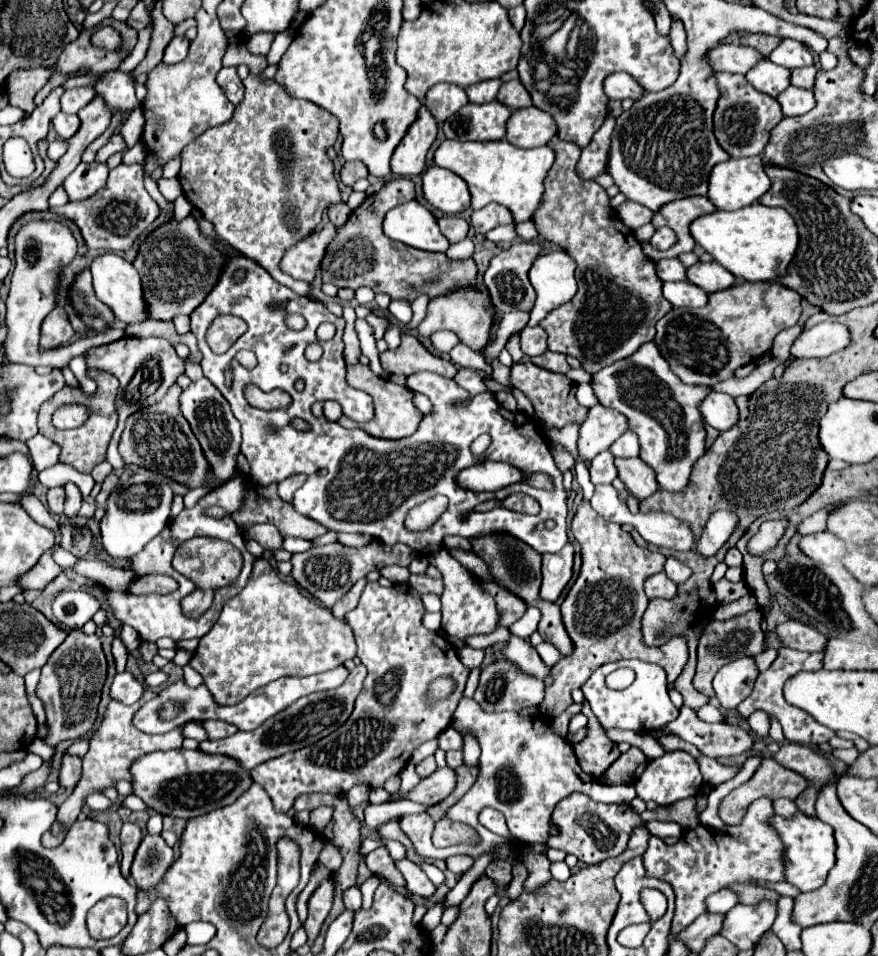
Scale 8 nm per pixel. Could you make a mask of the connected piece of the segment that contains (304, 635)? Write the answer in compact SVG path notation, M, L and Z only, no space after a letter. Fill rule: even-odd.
M260 557L256 559L246 587L224 605L220 619L216 621L212 631L200 639L196 655L190 663L202 675L206 687L210 689L218 705L236 705L246 695L268 685L274 679L286 675L302 677L320 671L330 671L344 665L346 659L354 657L356 643L350 625L344 619L332 617L332 611L328 607L320 605L312 595L304 595L298 585L288 587L288 583L278 575L278 571L266 559Z

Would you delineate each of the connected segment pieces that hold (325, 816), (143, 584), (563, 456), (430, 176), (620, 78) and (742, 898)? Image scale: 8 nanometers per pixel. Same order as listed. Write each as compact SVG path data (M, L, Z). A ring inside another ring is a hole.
M322 807L318 811L310 811L310 829L314 829L316 833L322 835L330 821L332 821L332 809L330 807Z
M142 575L132 583L130 591L134 591L134 595L140 595L140 593L166 595L166 593L172 593L176 589L178 589L176 581L172 577L168 577L168 575Z
M552 445L552 455L554 455L554 461L556 461L556 465L558 465L558 469L564 473L566 469L572 469L574 467L574 455L568 451L568 449L564 449L562 445Z
M428 167L422 175L424 199L446 215L462 213L470 207L470 191L458 175L442 167Z
M612 73L604 79L604 93L610 99L620 99L622 101L626 97L638 99L644 91L640 89L640 85L628 73Z
M735 883L727 888L737 893L739 902L745 905L757 904L762 899L776 903L780 898L780 895L773 890L749 884Z

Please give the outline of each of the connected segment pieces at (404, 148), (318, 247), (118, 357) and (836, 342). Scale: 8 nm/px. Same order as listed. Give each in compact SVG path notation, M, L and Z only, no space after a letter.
M420 109L420 117L412 123L412 129L396 147L390 167L398 177L414 177L426 169L426 153L436 139L436 121L428 109Z
M324 225L322 231L314 231L310 237L288 249L288 253L284 253L284 259L280 263L284 273L292 275L294 279L310 283L316 275L316 269L324 257L328 243L332 241L332 235L336 235L336 227Z
M124 337L124 339L116 341L116 343L102 345L102 347L86 351L86 365L88 365L88 369L102 369L106 373L112 373L120 381L118 401L116 401L116 409L118 409L118 417L120 419L118 419L118 427L114 431L114 441L110 441L108 455L106 455L106 461L116 471L120 471L126 465L124 459L118 453L118 441L120 441L120 435L124 431L124 421L132 413L136 413L138 409L146 407L148 403L160 401L166 395L166 391L170 389L170 385L176 383L178 375L184 373L184 363L182 363L182 359L176 355L174 347L166 339Z
M820 323L812 329L804 329L792 343L792 357L828 357L844 349L850 341L850 333L842 323Z

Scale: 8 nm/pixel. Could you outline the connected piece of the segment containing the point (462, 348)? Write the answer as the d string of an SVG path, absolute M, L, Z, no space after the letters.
M458 343L452 351L450 351L450 359L454 365L458 367L470 367L470 369L482 369L485 374L489 377L492 374L492 368L490 365L484 363L482 355L472 351L468 345L464 343Z

